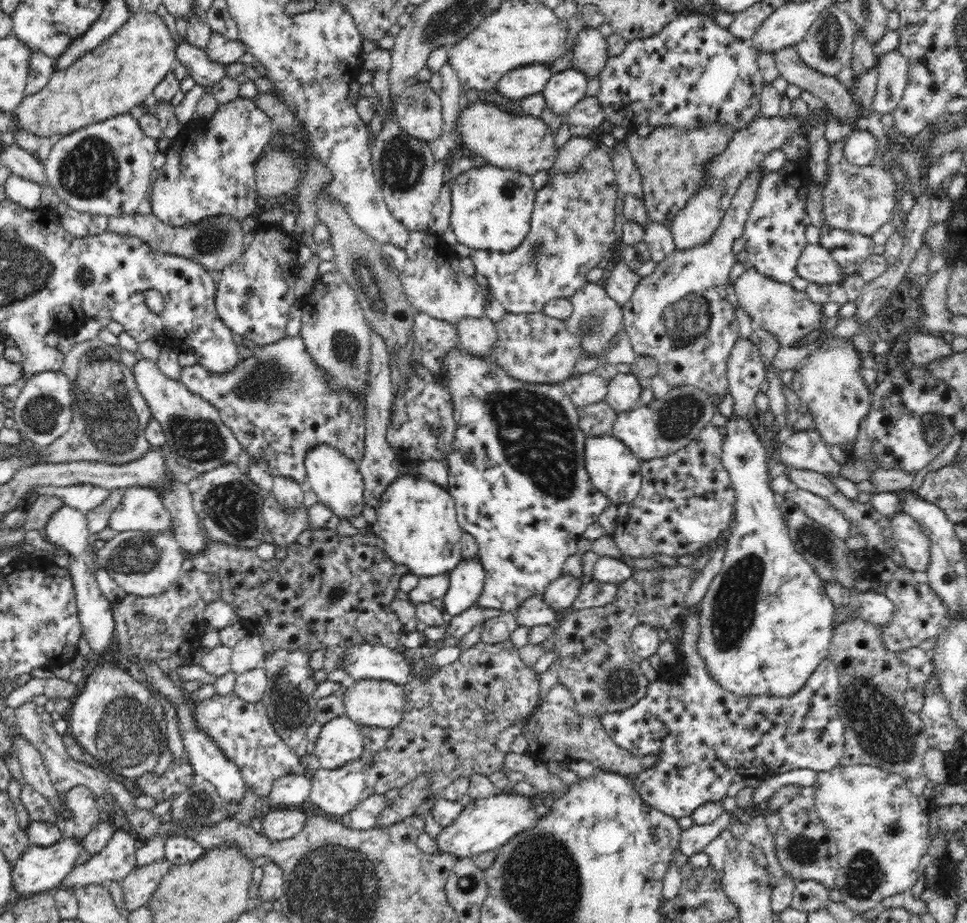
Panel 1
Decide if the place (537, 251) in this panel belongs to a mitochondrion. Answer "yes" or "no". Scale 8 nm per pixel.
yes

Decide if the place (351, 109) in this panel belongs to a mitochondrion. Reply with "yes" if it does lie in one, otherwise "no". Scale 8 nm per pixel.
no

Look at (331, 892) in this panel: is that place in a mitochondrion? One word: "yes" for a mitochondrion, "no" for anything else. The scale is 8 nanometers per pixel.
yes

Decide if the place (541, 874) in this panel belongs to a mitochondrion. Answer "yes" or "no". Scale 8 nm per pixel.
yes

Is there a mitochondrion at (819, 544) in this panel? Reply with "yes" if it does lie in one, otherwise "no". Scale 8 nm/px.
yes

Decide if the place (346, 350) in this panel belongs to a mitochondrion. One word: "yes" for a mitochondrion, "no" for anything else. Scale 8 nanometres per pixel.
yes

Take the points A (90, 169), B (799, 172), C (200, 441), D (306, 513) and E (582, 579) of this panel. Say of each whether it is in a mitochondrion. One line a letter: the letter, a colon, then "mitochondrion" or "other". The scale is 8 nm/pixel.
A: mitochondrion
B: other
C: mitochondrion
D: other
E: other

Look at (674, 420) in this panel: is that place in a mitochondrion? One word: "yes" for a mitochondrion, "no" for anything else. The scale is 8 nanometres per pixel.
yes

